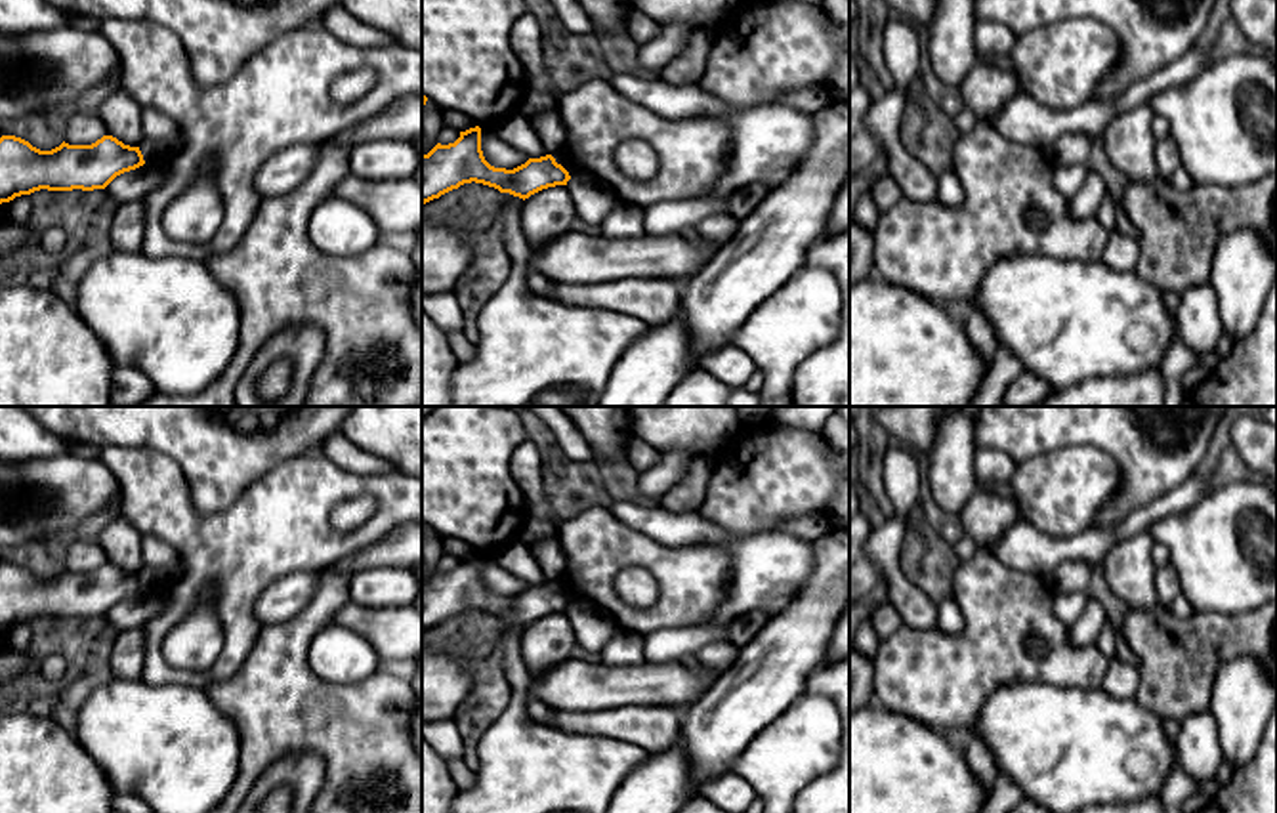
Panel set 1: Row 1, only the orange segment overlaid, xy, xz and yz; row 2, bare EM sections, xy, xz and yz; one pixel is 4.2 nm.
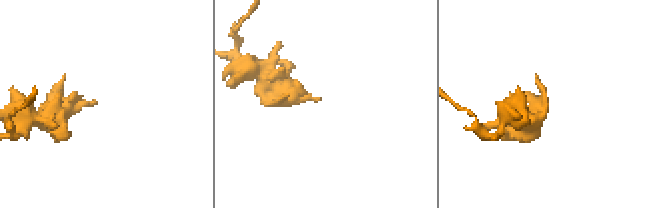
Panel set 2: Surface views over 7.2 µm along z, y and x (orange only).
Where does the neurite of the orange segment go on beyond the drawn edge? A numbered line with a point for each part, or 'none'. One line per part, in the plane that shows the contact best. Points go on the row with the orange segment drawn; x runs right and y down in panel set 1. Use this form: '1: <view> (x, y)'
1: xy (153, 151)

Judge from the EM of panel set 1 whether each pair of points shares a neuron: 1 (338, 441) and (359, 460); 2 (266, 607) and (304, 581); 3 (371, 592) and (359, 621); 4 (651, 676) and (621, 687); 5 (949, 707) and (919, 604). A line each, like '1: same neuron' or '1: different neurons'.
1: same neuron
2: same neuron
3: different neurons
4: same neuron
5: different neurons

